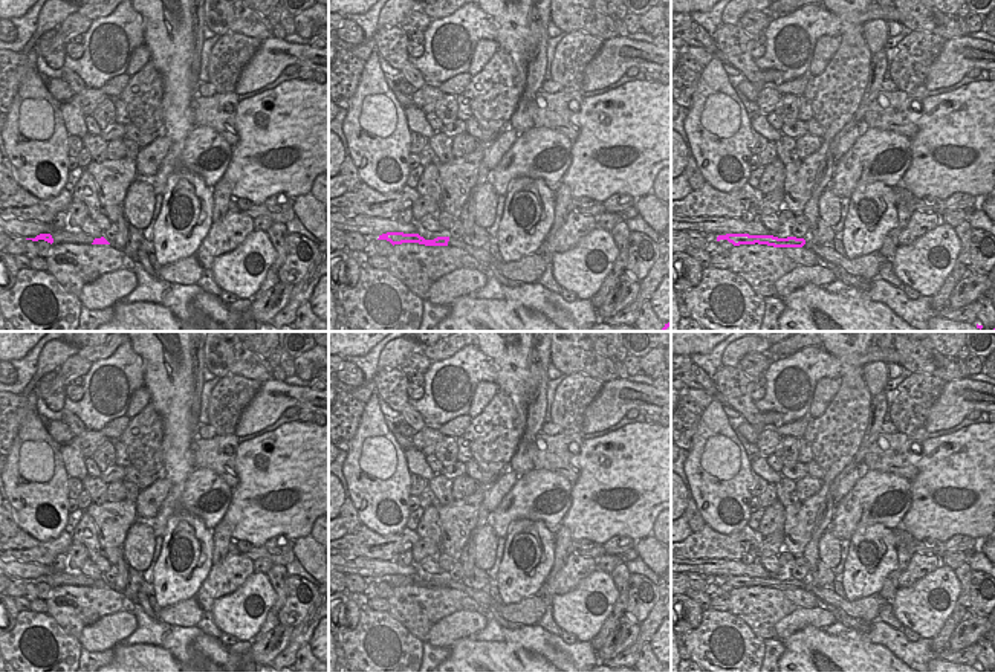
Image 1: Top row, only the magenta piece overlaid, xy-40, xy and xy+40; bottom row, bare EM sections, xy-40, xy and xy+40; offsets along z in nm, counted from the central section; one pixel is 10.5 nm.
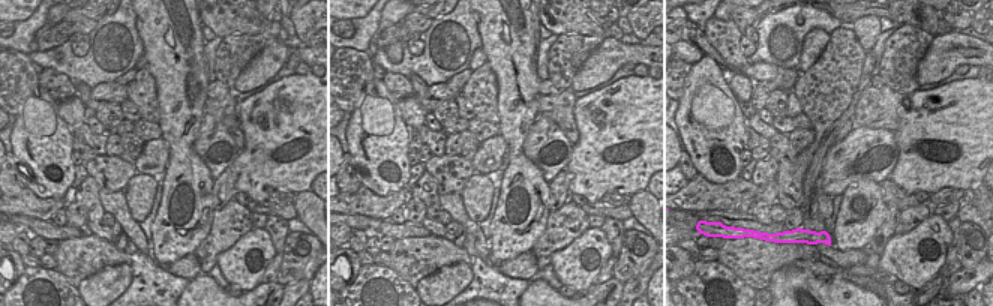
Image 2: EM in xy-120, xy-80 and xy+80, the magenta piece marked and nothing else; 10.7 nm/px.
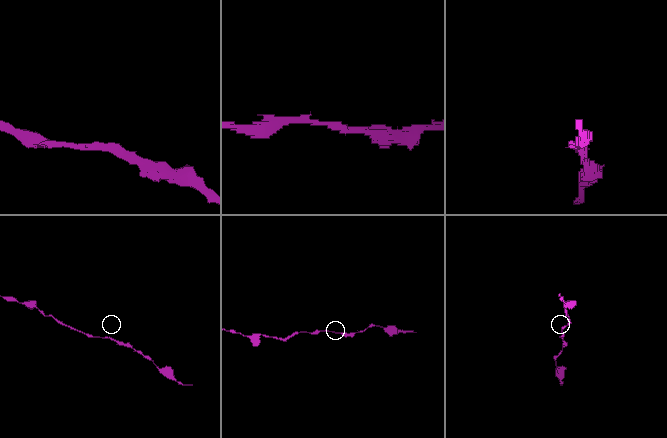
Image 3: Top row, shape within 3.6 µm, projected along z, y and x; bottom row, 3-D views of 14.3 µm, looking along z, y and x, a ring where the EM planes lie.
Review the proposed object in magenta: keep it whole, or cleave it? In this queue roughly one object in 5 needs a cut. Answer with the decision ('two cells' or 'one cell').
one cell

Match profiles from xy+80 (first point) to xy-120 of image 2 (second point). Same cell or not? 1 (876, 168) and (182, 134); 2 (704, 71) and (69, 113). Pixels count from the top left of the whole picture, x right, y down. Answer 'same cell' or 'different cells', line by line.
1: different cells
2: different cells

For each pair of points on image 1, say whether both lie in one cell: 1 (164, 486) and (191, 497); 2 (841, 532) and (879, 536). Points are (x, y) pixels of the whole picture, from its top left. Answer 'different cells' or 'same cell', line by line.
1: different cells
2: different cells

